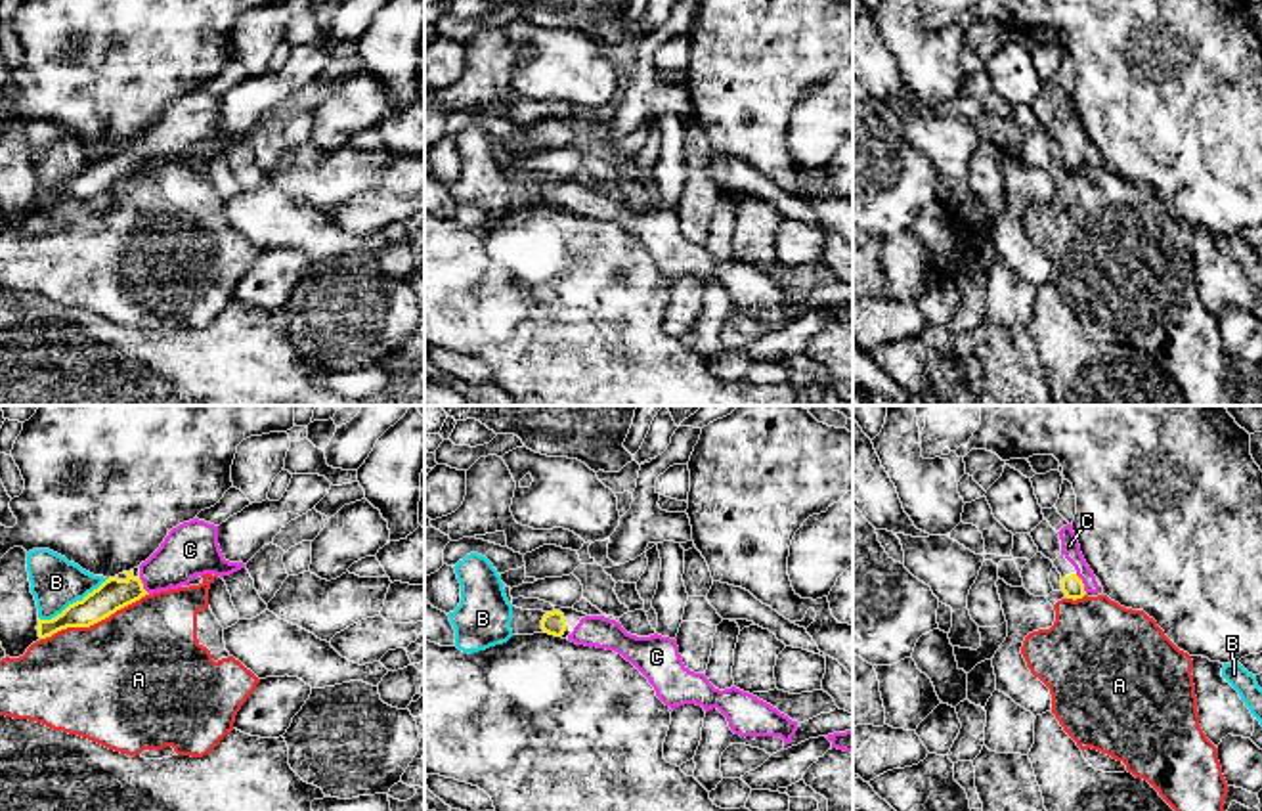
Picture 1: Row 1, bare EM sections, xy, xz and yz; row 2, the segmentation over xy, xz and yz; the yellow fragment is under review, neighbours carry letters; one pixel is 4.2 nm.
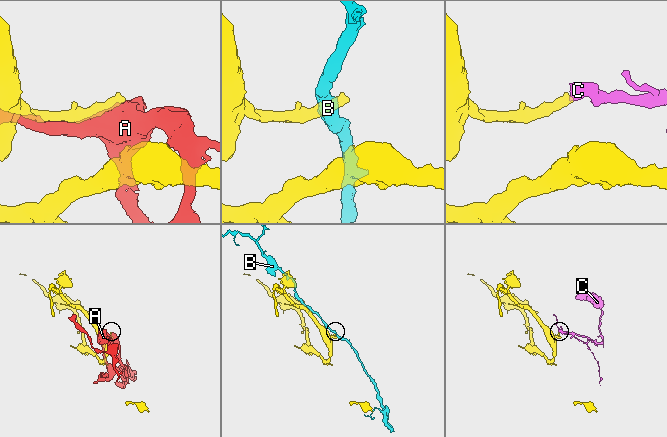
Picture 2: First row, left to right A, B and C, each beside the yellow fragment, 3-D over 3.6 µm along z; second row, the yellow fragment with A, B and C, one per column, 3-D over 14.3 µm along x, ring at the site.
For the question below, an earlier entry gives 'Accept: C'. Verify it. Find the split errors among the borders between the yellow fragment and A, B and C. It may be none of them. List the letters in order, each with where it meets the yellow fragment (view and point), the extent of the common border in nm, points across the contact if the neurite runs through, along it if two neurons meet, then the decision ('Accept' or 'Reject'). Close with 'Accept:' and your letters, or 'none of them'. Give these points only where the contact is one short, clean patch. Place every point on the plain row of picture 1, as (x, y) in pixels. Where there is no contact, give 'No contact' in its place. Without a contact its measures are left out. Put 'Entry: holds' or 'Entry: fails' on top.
Entry: holds
A: Touches yellow at xy (94, 194). Shared border 500 nm. Reject
B: Touches yellow at xy (73, 175). Shared border 340 nm. Boundary: xy (106, 150), (54, 188), (39, 190). Reject
C: Touches yellow at yz (1083, 155). Shared border 90 nm. Path across: yz (1073, 159), (1083, 155), (1083, 140), (1069, 117). Accept
Accept: C

